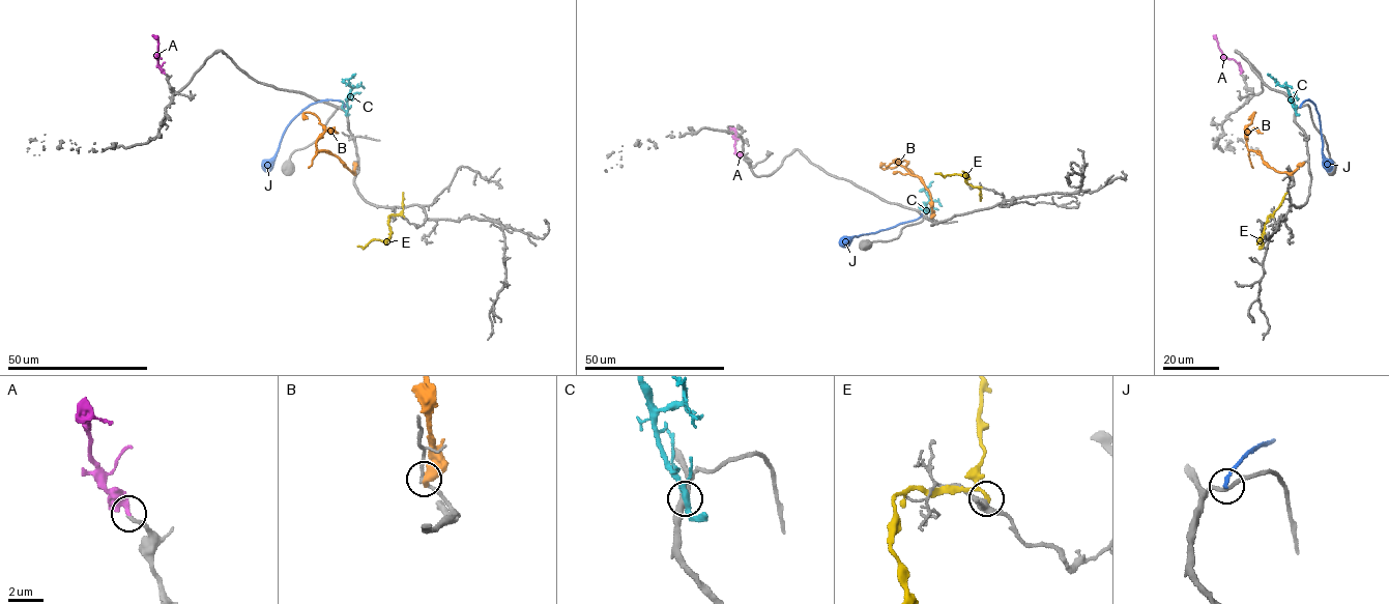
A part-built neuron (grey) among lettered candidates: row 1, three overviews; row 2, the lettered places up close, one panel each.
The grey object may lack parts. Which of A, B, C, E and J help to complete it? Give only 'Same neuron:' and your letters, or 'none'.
Same neuron: A

